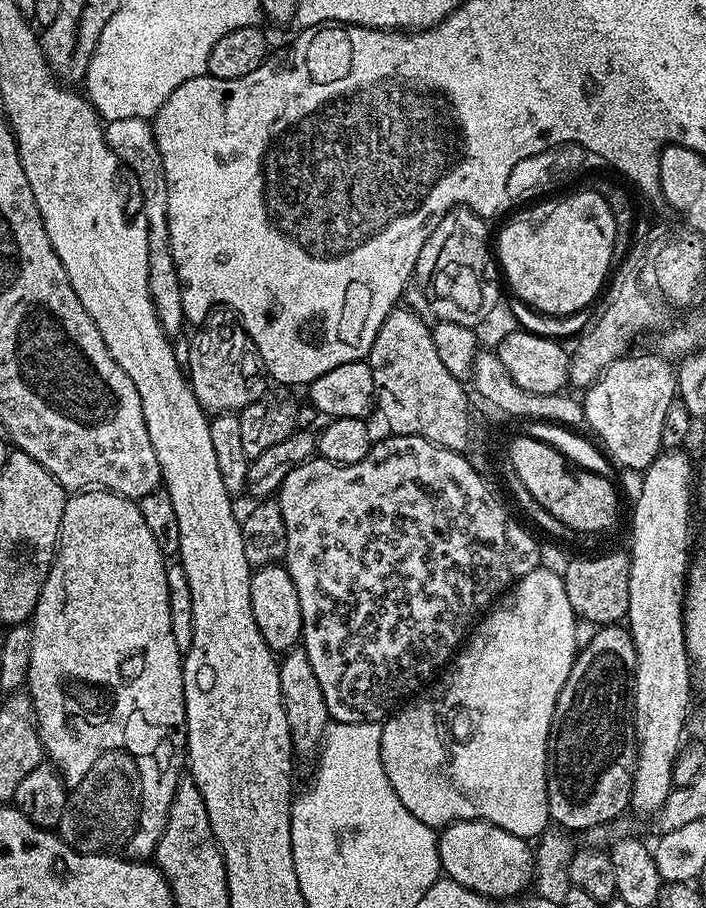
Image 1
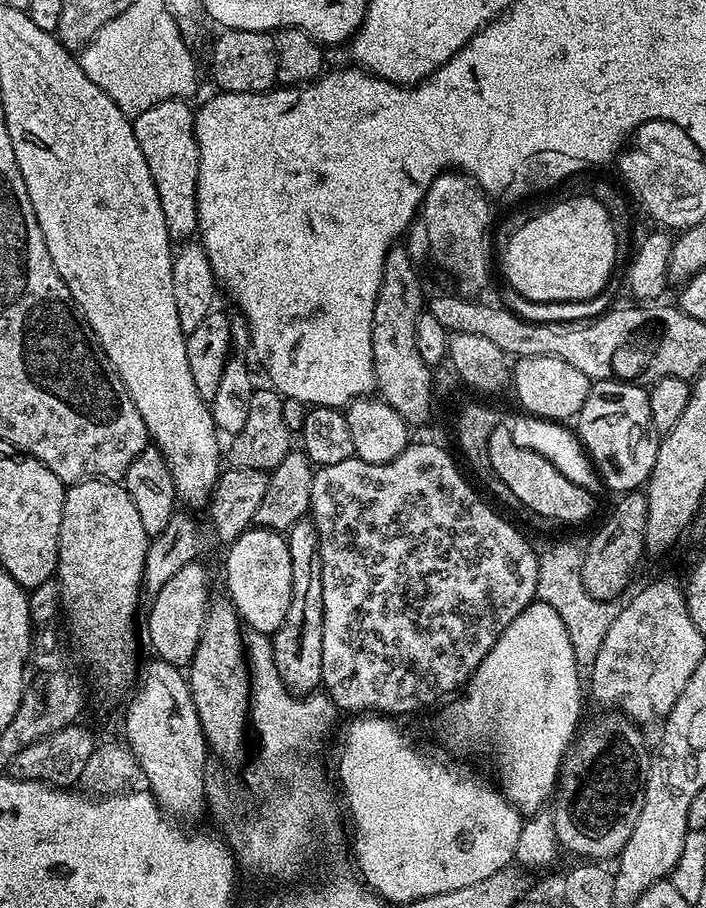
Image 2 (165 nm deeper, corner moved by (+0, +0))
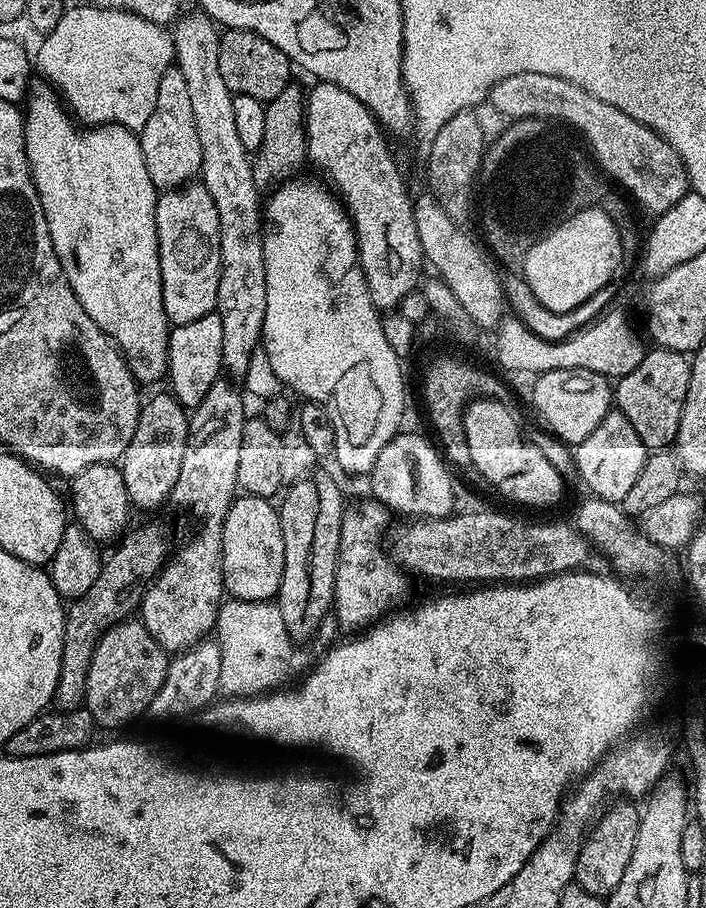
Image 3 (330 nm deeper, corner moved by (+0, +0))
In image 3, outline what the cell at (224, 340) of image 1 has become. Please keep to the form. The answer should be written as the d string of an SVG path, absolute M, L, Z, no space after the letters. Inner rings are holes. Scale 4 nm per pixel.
M213 311L206 314L202 318L197 318L194 322L186 325L175 326L168 333L168 371L166 373L167 383L172 383L170 388L171 395L175 396L186 410L196 408L202 398L206 398L206 394L210 390L210 386L214 386L216 380L221 379L222 369L222 318L218 318L218 314Z

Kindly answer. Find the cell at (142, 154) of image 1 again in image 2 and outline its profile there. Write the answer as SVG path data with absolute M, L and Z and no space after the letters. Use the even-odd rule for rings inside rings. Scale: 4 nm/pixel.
M187 99L158 102L158 106L150 106L150 110L138 114L132 120L134 138L138 138L142 158L146 158L146 166L150 166L150 178L154 178L158 202L162 202L166 230L173 241L179 242L187 241L191 237L188 235L197 231L198 218L196 179L200 155L196 149L194 112L191 107L188 109L188 103Z

